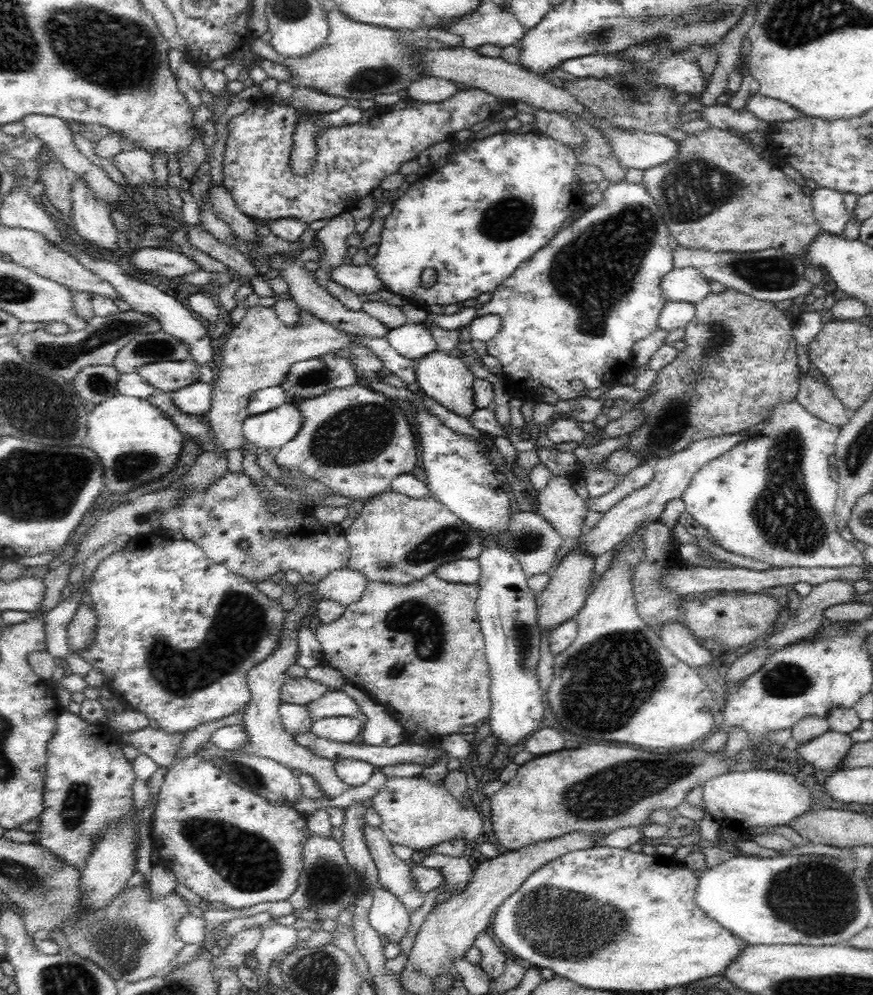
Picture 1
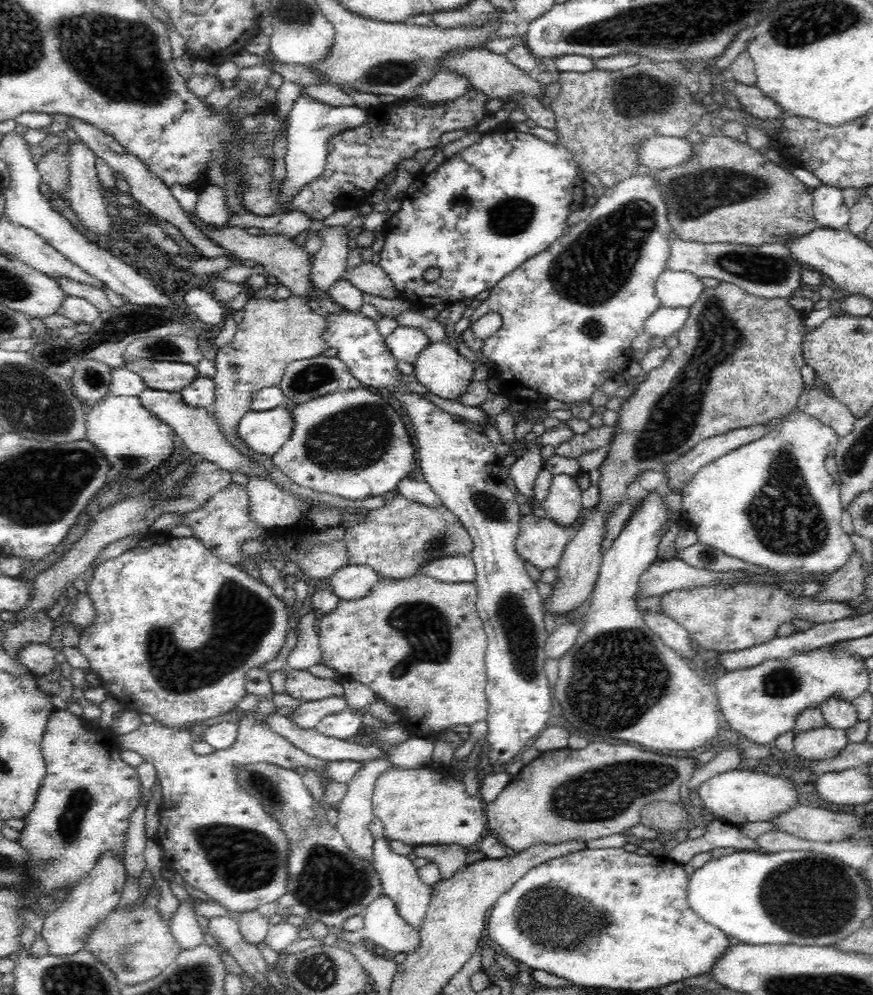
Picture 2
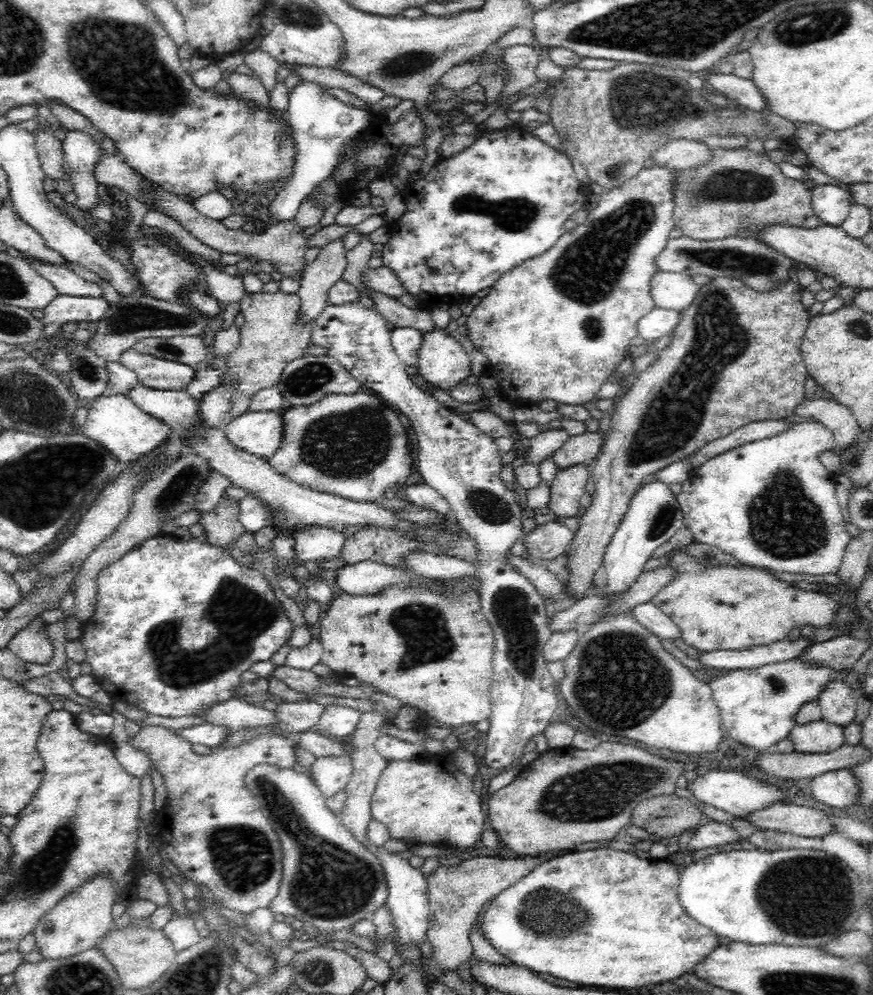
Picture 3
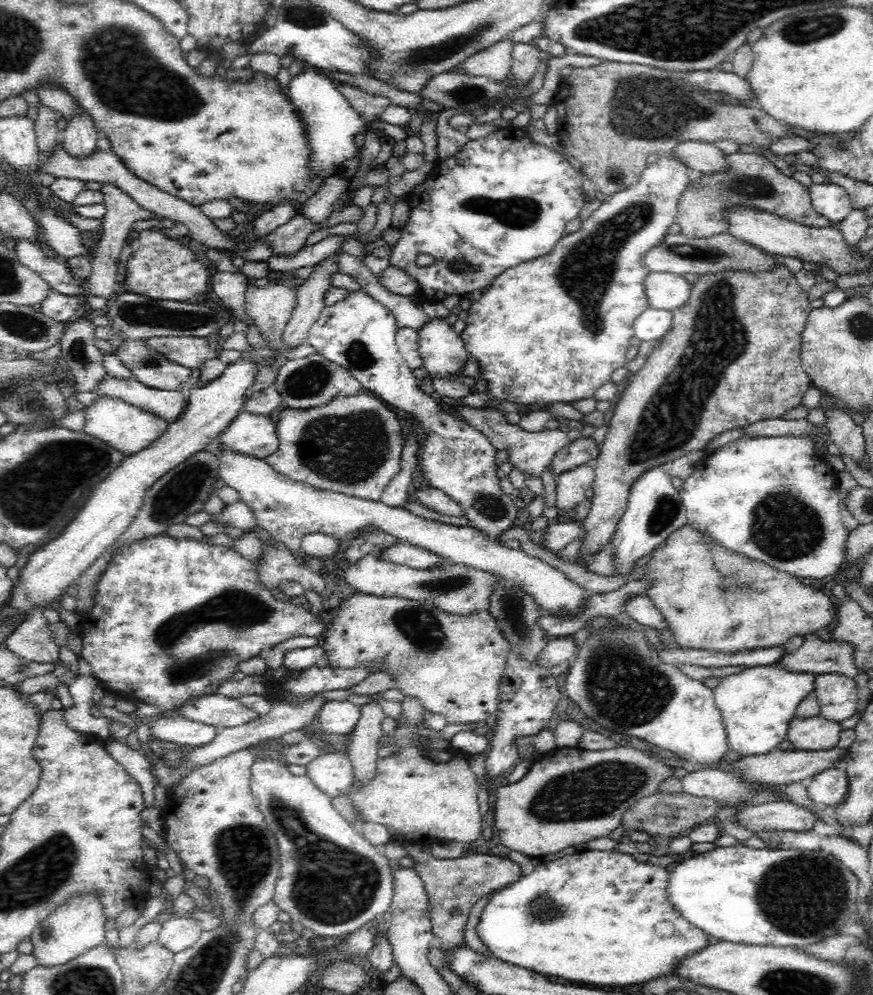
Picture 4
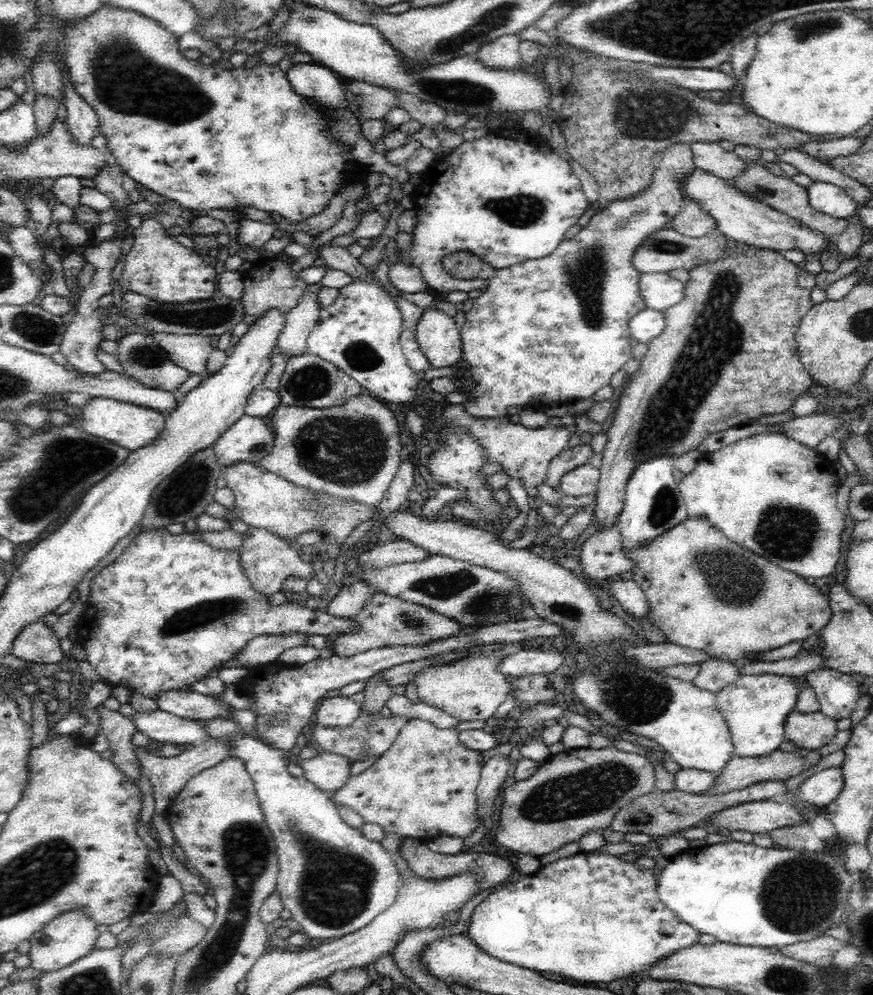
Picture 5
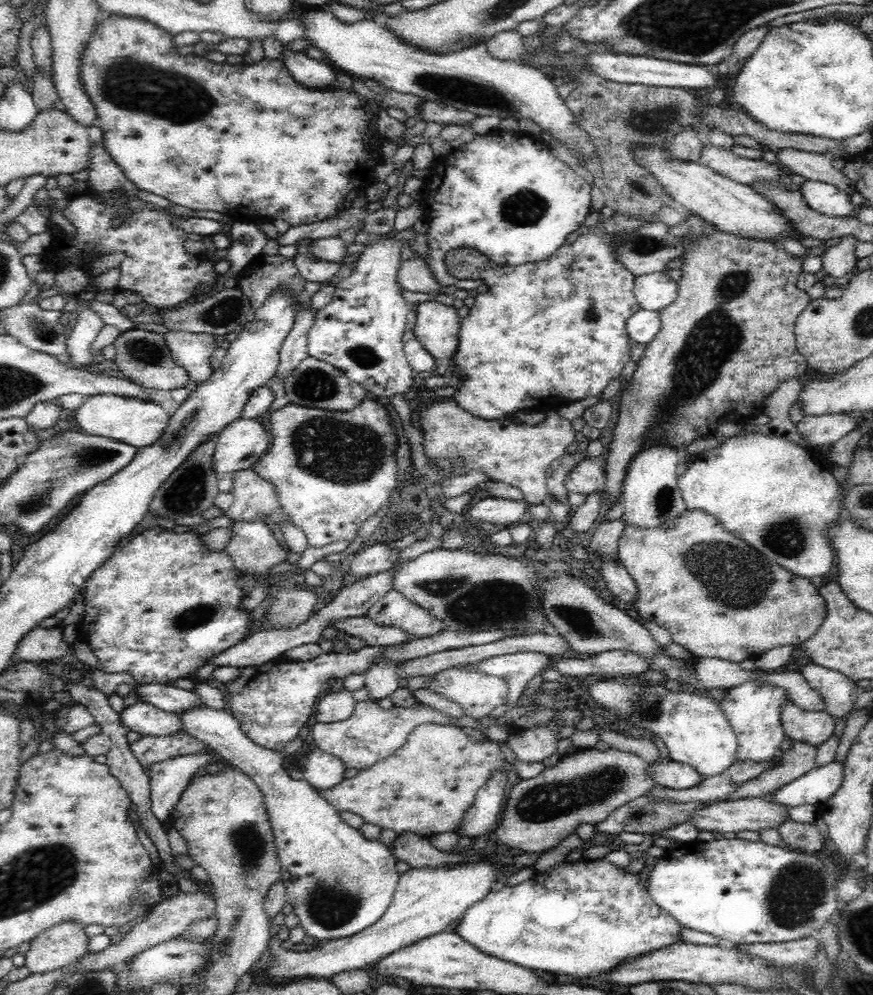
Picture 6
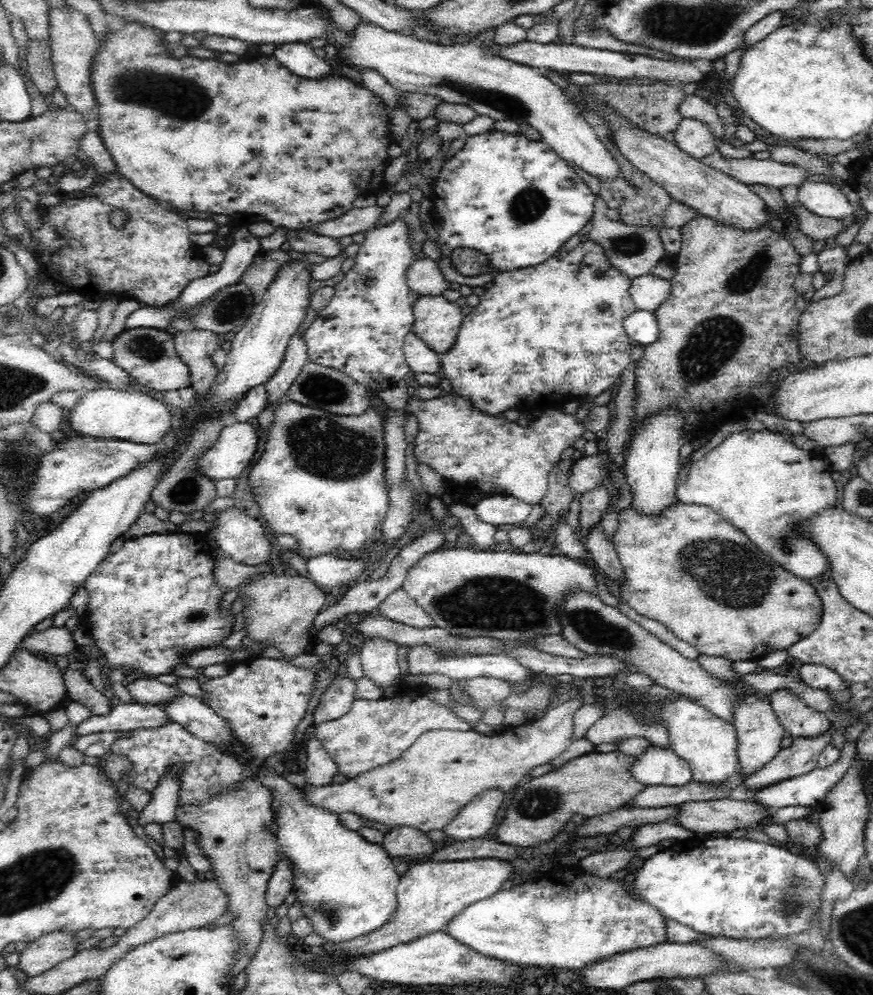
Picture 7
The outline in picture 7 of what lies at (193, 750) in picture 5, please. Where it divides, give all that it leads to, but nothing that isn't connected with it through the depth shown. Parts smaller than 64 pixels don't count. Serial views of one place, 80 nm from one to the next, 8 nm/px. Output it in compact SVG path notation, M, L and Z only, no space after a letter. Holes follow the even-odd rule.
M166 776L158 784L158 790L154 790L148 804L138 810L137 821L145 827L148 823L164 824L172 822L176 818L179 801L179 780L177 776Z

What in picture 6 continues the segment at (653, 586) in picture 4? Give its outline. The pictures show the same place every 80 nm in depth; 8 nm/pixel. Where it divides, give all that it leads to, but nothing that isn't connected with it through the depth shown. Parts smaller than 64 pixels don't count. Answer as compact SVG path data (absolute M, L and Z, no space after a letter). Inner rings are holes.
M686 508L682 513L675 520L658 527L640 528L636 527L636 525L625 525L622 534L620 534L620 540L618 540L618 561L626 567L630 576L634 579L634 583L636 583L636 598L630 603L635 608L638 616L645 620L652 620L658 626L669 630L673 638L672 642L683 646L695 657L722 658L737 663L746 659L756 660L756 658L771 648L786 646L787 644L796 646L816 634L818 627L826 616L826 603L824 597L818 592L818 587L810 583L807 578L791 573L789 570L782 568L774 561L761 555L753 546L728 532L718 519L714 519L705 510L688 510Z

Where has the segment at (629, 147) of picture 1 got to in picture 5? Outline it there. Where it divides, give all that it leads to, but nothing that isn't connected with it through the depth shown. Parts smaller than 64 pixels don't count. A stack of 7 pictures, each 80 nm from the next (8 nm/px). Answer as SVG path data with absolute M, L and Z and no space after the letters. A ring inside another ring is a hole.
M717 142L690 144L695 168L701 168L718 178L732 180L745 173L747 162L736 156L734 151L724 150Z

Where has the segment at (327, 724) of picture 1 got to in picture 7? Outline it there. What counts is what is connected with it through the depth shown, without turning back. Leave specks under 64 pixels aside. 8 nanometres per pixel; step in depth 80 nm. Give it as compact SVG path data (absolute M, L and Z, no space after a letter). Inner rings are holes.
M336 675L312 712L313 726L341 718L354 702L356 679Z

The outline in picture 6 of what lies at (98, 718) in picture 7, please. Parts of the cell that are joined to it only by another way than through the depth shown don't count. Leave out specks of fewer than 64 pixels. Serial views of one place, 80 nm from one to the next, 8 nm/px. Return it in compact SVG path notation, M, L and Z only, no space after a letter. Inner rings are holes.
M137 701L118 713L121 726L140 735L171 736L183 731L177 714L156 708L153 704Z

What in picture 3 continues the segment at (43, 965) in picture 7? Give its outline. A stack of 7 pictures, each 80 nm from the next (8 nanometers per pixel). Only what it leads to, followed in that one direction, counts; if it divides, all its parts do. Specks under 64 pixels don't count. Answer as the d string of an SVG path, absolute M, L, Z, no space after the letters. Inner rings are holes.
M106 875L74 888L53 909L50 909L33 928L31 933L36 941L36 950L44 961L61 961L94 948L108 934L112 926L111 910L116 900L116 889Z

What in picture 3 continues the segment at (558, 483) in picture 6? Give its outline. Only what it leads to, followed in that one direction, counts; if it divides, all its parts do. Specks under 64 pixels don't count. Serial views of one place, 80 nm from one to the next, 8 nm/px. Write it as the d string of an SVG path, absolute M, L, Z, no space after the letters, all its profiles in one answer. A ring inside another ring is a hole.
M598 432L571 436L551 456L557 470L564 470L582 463L592 464L600 454L604 435Z

